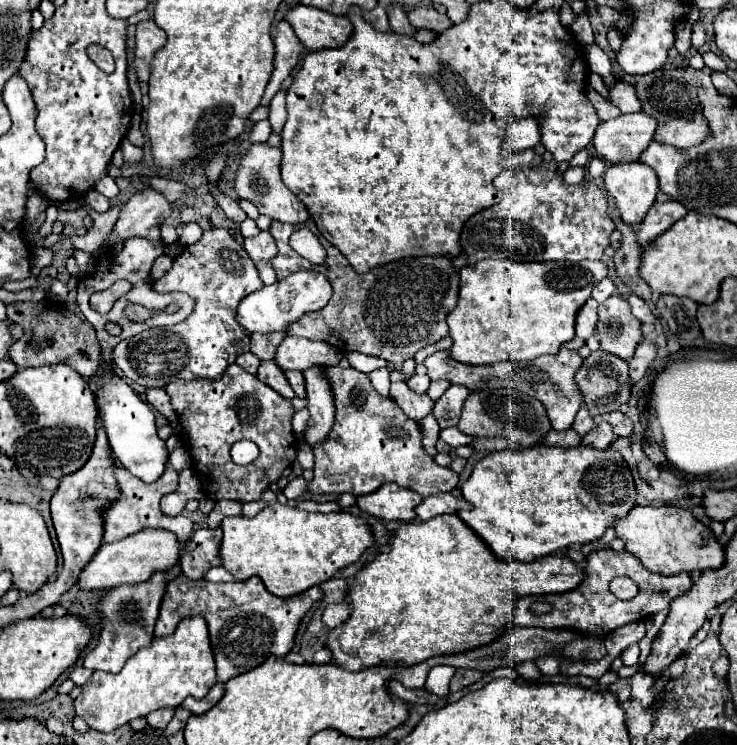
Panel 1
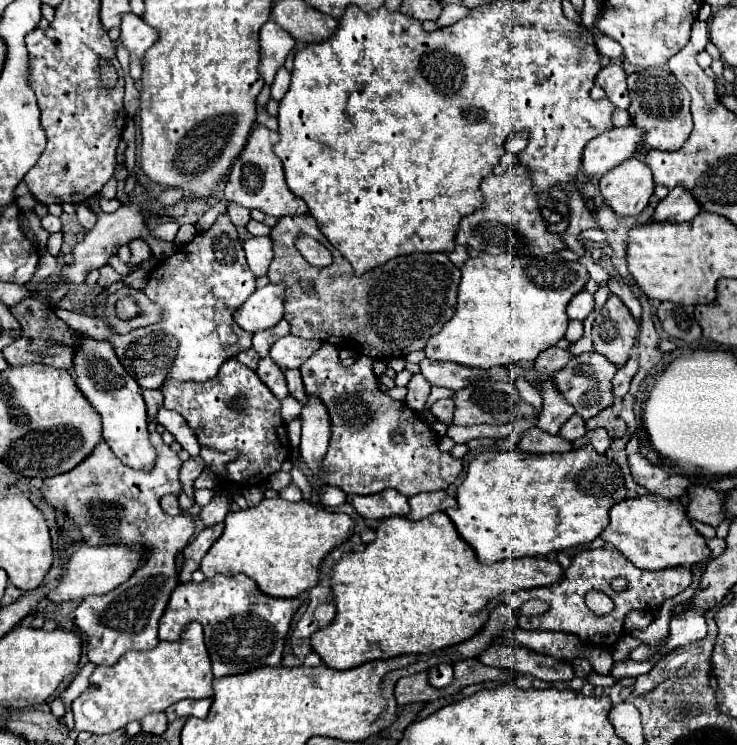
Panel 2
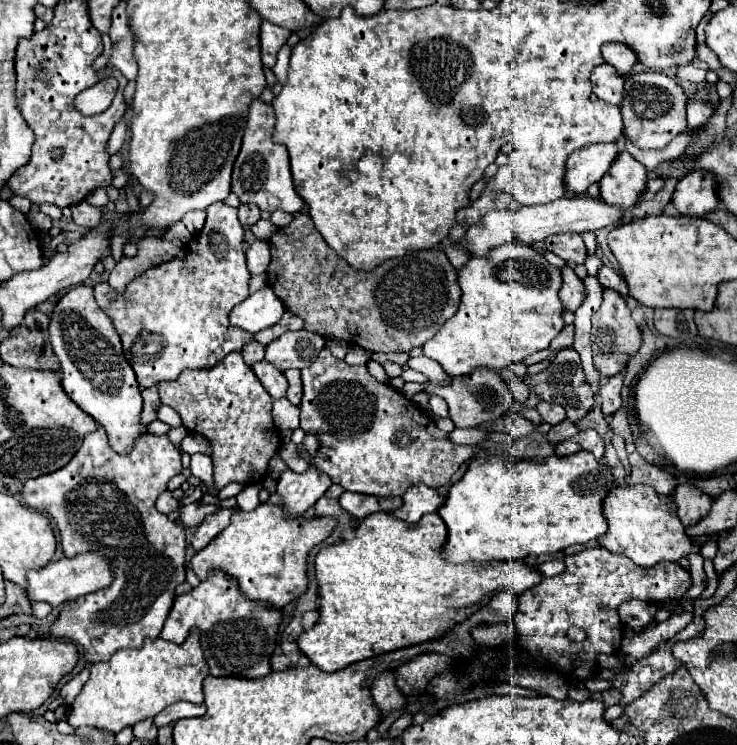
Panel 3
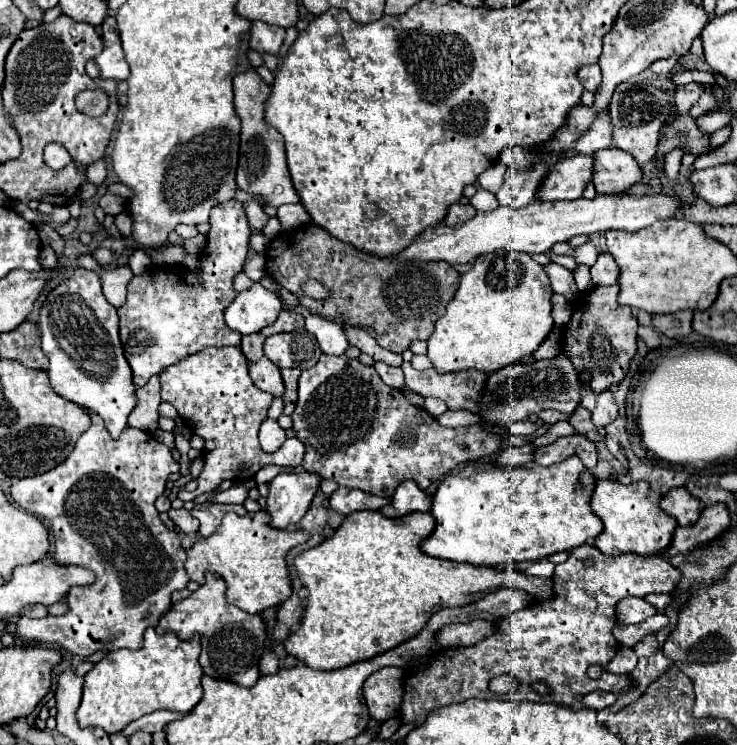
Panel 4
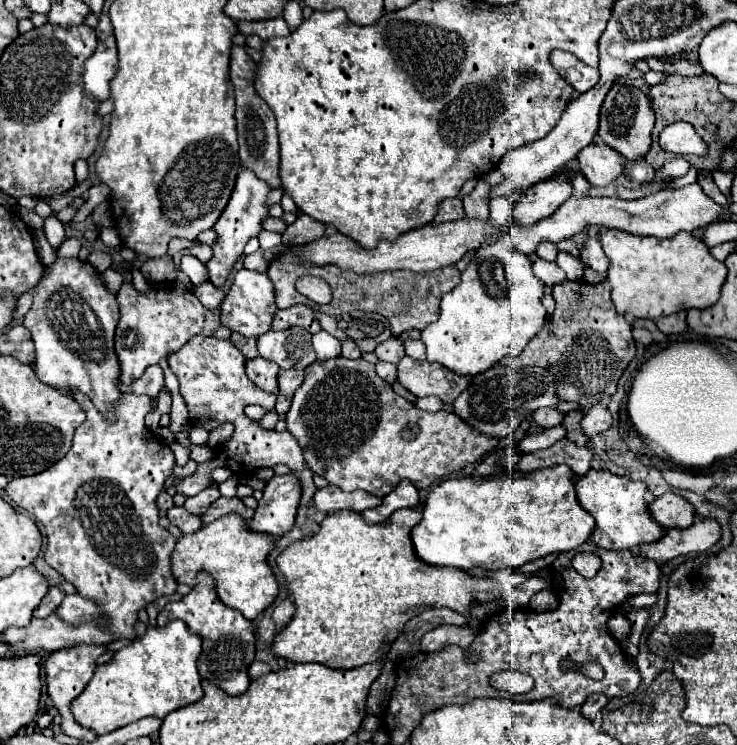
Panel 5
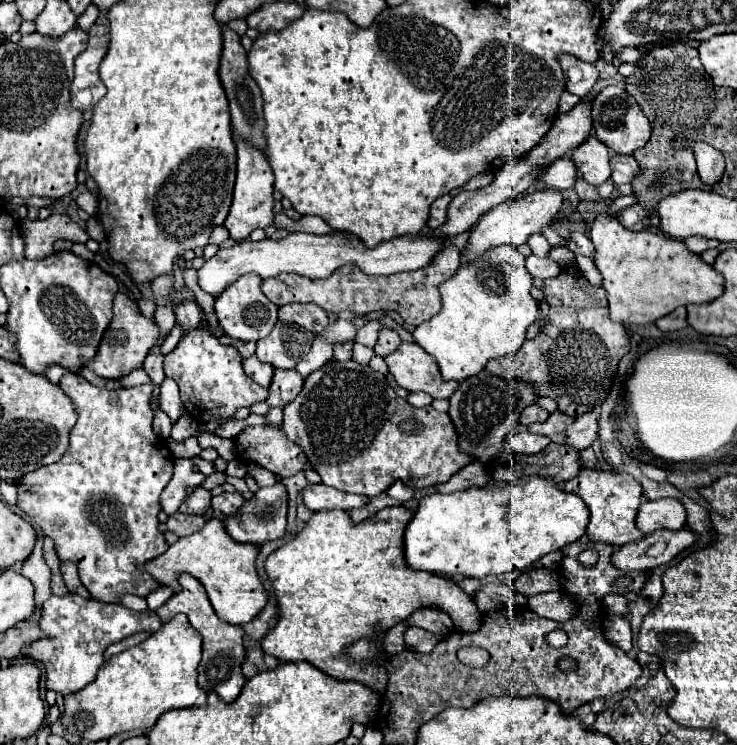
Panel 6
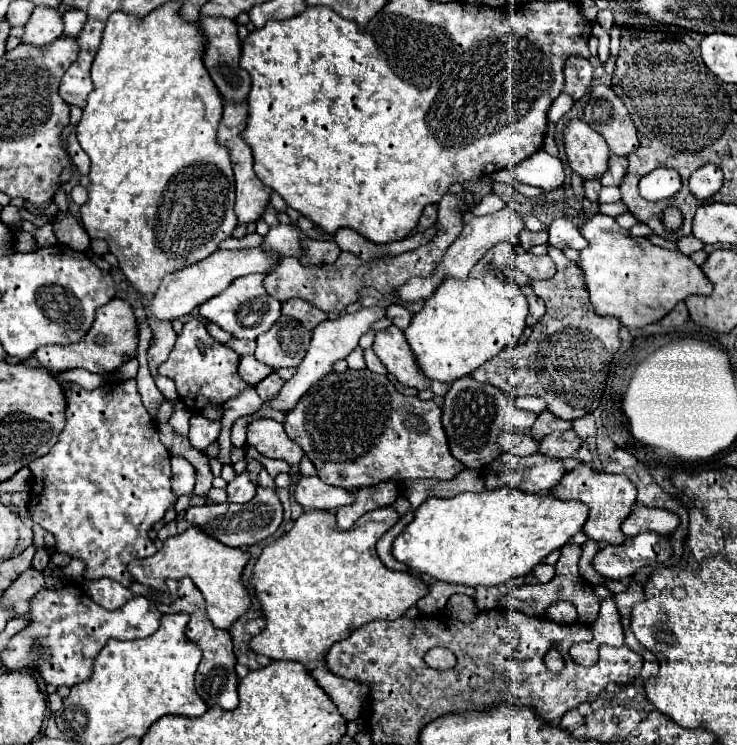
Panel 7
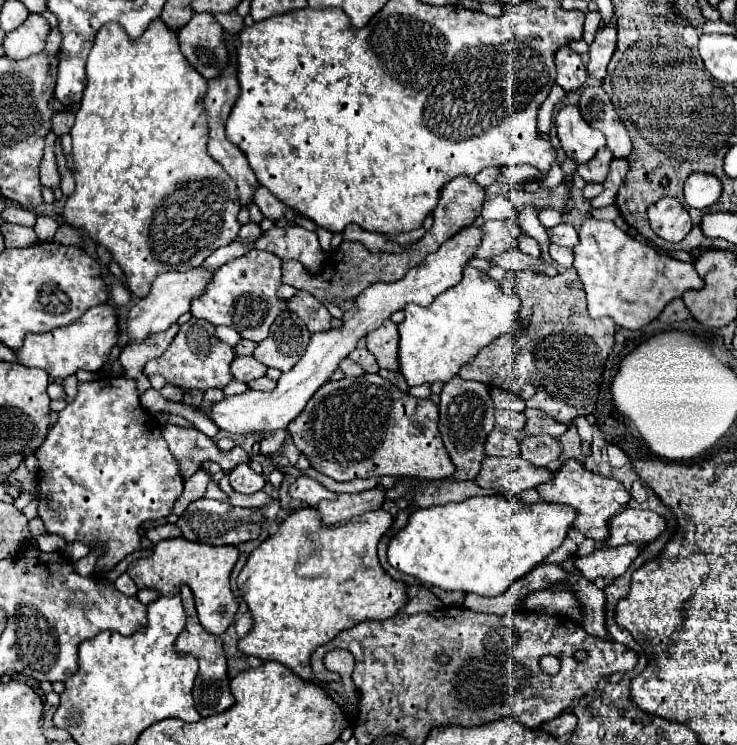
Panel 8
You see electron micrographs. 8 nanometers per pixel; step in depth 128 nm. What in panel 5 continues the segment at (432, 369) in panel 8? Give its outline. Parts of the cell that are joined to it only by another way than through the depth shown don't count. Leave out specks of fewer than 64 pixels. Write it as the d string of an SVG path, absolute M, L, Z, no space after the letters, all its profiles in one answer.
M506 234L490 238L476 250L474 262L470 262L470 270L466 266L466 270L462 272L460 284L442 296L442 310L438 322L432 322L422 330L428 362L438 362L444 368L456 372L458 376L476 376L488 370L500 358L518 356L546 320L546 310L540 302L542 292L544 284L532 274L532 262L528 260L528 256L512 248Z

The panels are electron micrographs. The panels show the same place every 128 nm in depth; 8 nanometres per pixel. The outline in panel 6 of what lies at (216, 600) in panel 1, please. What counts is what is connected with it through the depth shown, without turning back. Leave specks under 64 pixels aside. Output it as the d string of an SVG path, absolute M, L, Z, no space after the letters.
M182 574L178 578L182 590L178 594L174 594L164 606L160 606L156 610L156 614L160 614L160 618L174 618L178 612L184 612L192 624L192 628L196 632L200 632L204 644L202 644L202 650L204 650L204 660L200 662L198 666L198 686L204 690L204 692L216 692L226 704L234 702L246 682L246 678L242 676L242 662L244 662L244 646L242 646L242 628L240 626L232 626L232 624L226 624L222 620L216 618L214 610L212 610L212 604L206 596L206 590L204 586L190 574Z

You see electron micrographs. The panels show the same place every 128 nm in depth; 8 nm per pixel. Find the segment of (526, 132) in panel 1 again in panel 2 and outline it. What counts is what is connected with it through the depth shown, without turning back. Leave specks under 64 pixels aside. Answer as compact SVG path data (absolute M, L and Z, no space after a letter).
M510 134L506 140L506 152L520 154L520 150L524 150L524 134Z

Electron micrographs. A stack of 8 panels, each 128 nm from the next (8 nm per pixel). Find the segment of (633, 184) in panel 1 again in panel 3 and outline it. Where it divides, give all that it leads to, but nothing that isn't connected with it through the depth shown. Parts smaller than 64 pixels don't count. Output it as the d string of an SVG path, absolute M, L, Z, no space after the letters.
M620 150L610 166L610 170L602 176L600 184L600 196L608 204L620 204L626 210L630 210L638 194L644 192L648 180L648 170L632 158L626 150Z

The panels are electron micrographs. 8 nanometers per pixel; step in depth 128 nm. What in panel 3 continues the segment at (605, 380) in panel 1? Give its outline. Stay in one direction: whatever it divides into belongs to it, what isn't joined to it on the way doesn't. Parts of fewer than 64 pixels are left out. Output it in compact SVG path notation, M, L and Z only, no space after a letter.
M564 348L560 350L554 360L550 362L550 366L534 376L524 376L524 384L530 388L530 392L534 392L540 400L544 402L554 402L554 404L560 404L564 406L564 410L568 412L568 420L572 422L578 422L594 404L594 394L592 394L592 388L588 386L586 378L584 378L584 372L582 372L582 366L580 366L580 356L574 348Z

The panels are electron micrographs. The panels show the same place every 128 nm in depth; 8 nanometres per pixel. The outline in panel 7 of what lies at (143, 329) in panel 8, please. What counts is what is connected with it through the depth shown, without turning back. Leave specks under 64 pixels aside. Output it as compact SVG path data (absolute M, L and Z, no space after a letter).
M250 248L250 250L216 250L216 254L210 254L208 258L204 258L204 262L186 266L182 270L176 270L172 274L168 274L156 296L148 300L148 314L146 318L156 318L156 320L166 320L172 322L176 318L182 318L186 314L190 314L196 306L204 304L206 300L210 300L212 296L220 294L232 280L236 280L238 276L244 274L252 274L252 272L272 272L276 268L276 254L264 254L264 250L260 248Z

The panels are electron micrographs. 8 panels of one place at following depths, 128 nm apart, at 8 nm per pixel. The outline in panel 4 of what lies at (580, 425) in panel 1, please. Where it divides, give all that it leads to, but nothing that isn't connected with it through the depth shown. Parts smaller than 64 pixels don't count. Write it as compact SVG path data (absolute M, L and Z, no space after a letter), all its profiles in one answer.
M556 422L556 424L552 424L552 426L548 428L548 432L546 432L544 436L534 438L530 444L532 444L532 448L540 448L540 446L548 446L548 444L552 444L552 442L558 440L560 436L570 436L570 434L574 434L570 422Z

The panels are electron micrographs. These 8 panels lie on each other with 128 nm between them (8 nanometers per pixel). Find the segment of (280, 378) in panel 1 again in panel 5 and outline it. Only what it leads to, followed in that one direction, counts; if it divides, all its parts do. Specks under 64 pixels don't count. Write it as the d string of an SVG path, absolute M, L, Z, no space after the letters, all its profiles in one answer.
M252 358L252 360L246 360L246 374L248 378L260 386L262 390L266 392L272 392L276 394L276 386L278 386L278 372L280 368L264 358Z

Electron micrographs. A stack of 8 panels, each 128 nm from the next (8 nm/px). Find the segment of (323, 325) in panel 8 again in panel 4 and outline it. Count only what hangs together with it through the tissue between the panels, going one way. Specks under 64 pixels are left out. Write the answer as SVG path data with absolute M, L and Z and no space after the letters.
M282 310L278 320L274 324L270 324L268 328L264 328L260 334L264 336L272 336L276 332L292 332L296 328L304 328L304 316L292 310Z

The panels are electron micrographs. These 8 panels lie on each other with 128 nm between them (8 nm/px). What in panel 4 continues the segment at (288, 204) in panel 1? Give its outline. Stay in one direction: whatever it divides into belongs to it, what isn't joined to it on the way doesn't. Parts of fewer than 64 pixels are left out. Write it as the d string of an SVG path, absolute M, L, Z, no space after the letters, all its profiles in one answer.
M254 68L238 74L234 78L234 108L238 118L242 120L240 130L240 162L236 182L240 190L260 194L266 198L270 206L282 206L298 202L298 194L290 182L290 172L286 168L284 140L276 128L268 126L264 120L264 102L270 94L270 86L256 74Z

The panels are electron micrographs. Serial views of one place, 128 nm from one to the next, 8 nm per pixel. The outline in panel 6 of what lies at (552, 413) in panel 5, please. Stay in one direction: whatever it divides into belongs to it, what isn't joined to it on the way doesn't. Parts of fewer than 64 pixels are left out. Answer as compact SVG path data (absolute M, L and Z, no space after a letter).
M526 406L522 410L522 416L520 416L520 426L526 428L526 426L530 426L534 422L544 422L546 418L548 418L548 412L546 410L542 410L538 406Z

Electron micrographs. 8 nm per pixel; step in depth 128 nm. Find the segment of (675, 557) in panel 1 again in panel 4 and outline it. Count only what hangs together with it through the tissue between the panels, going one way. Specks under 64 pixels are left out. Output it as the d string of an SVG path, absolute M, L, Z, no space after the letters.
M596 480L594 492L590 498L592 512L602 520L604 530L600 536L596 536L594 546L604 552L606 556L618 556L626 552L634 554L658 554L664 552L670 542L676 528L676 520L668 518L658 504L648 500L648 482L632 482L622 484L620 480Z

